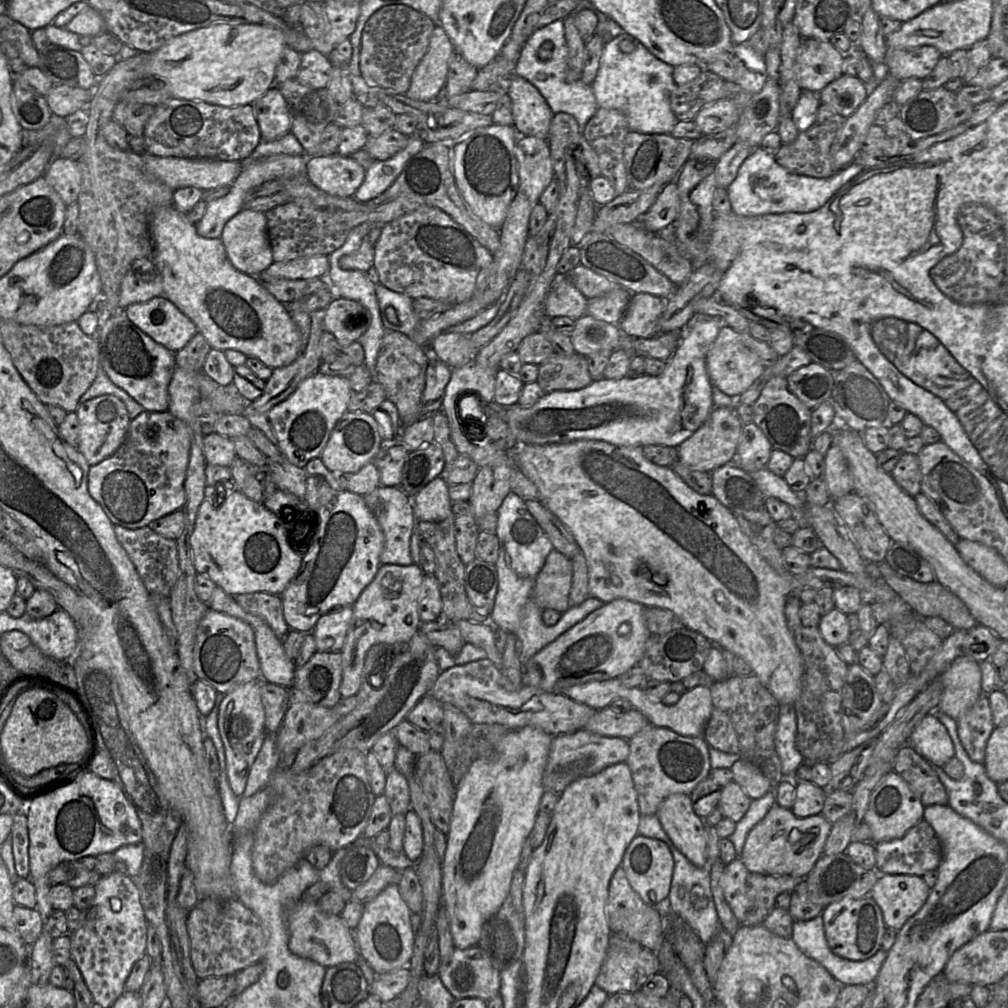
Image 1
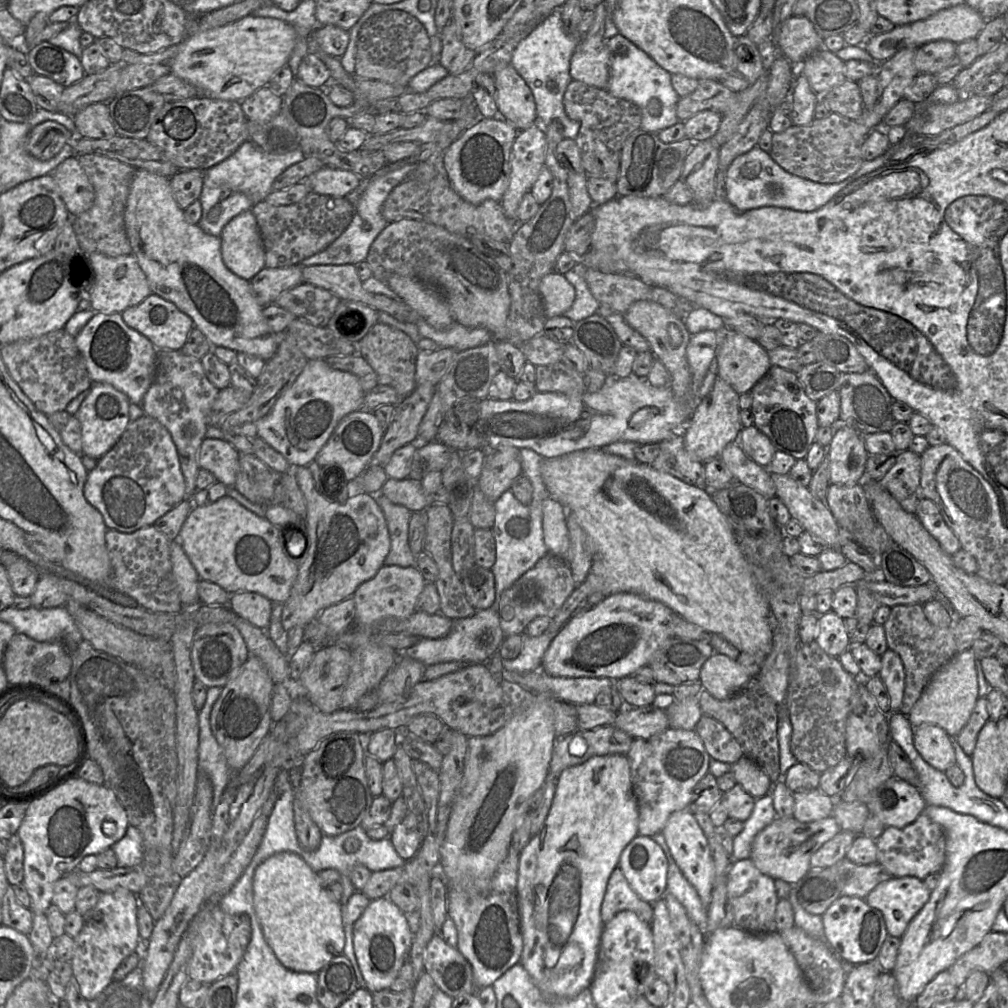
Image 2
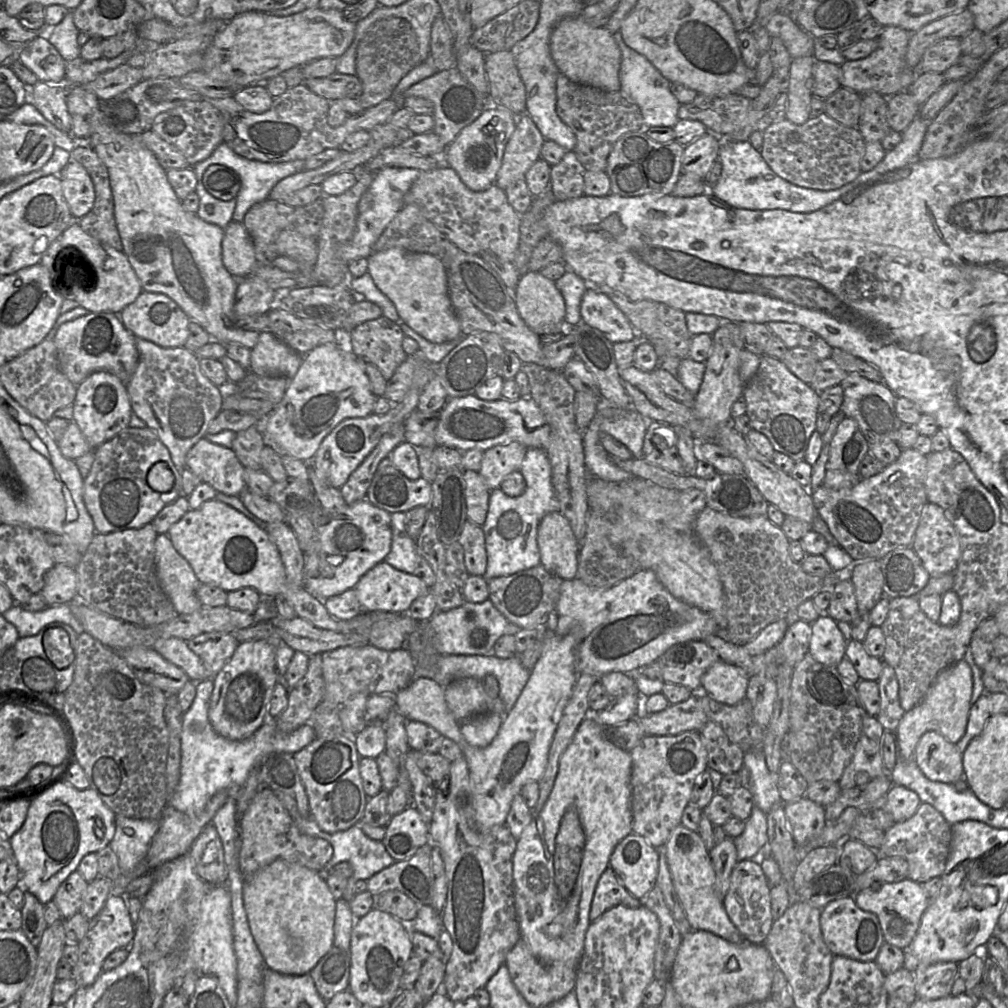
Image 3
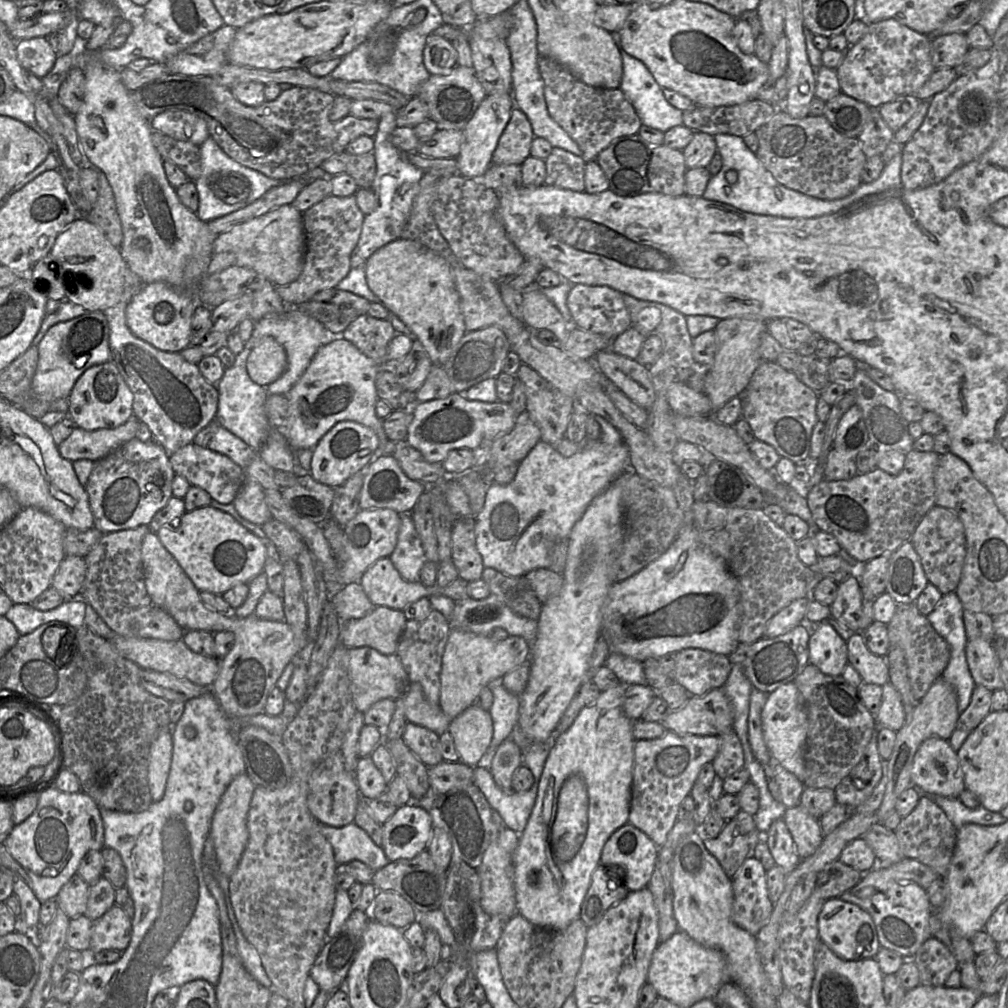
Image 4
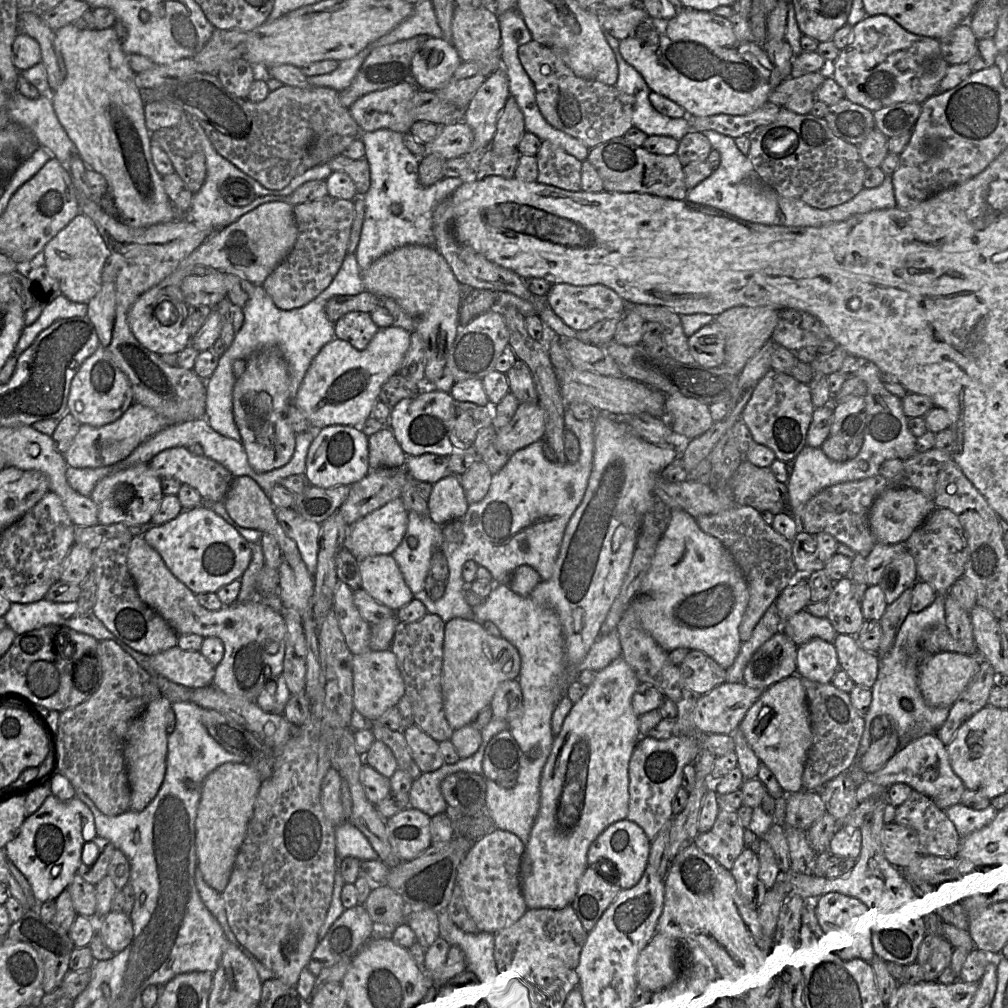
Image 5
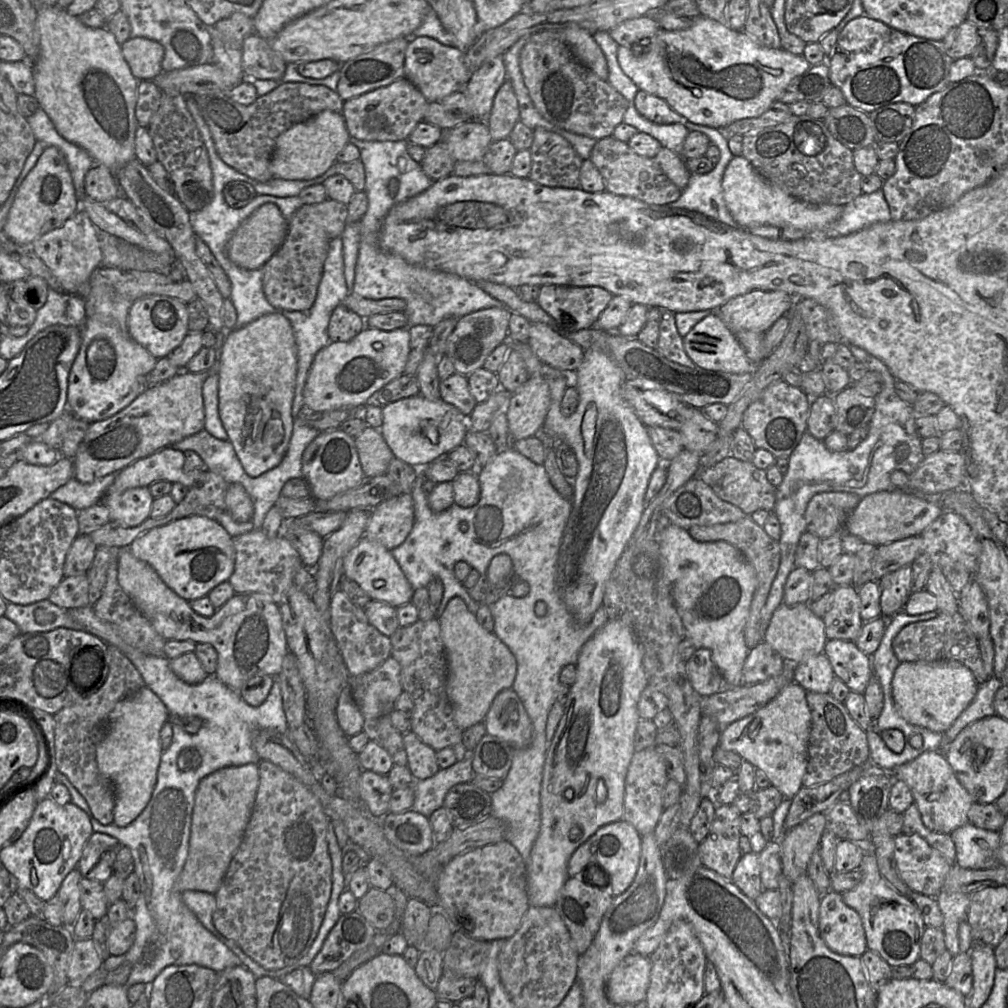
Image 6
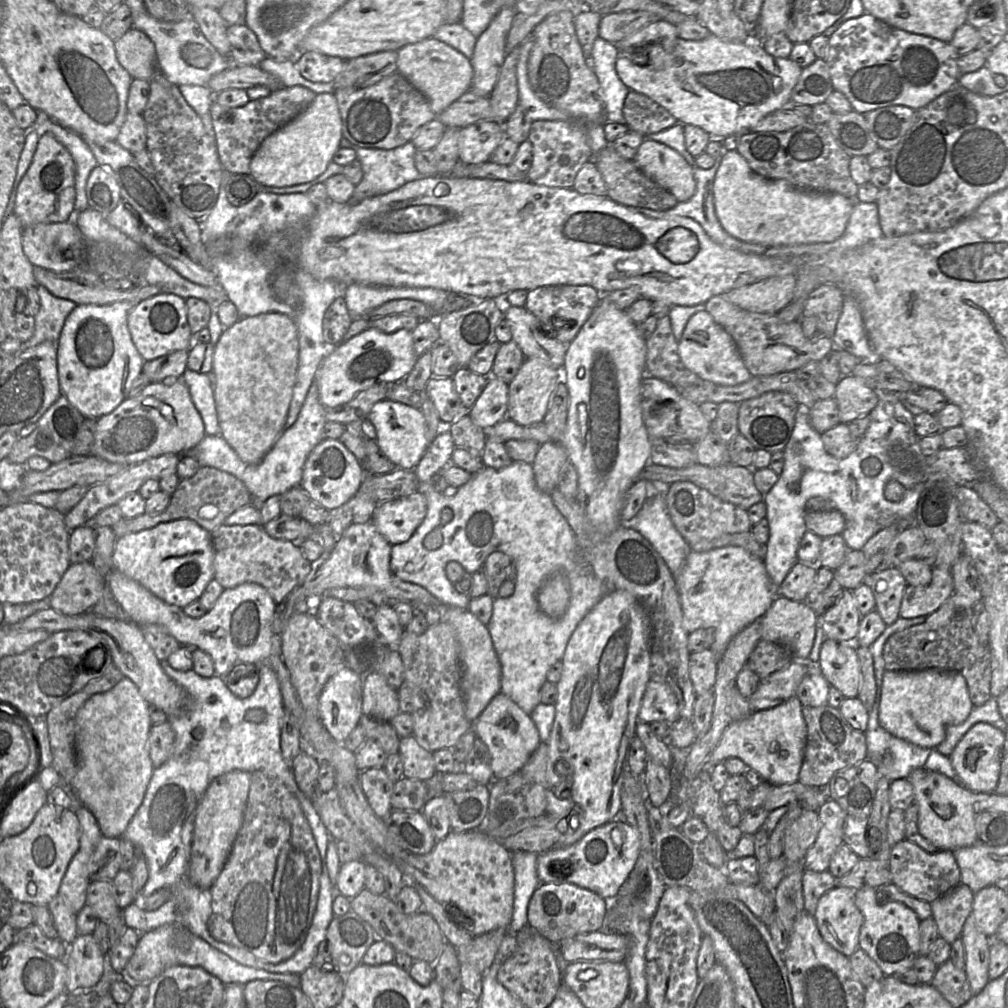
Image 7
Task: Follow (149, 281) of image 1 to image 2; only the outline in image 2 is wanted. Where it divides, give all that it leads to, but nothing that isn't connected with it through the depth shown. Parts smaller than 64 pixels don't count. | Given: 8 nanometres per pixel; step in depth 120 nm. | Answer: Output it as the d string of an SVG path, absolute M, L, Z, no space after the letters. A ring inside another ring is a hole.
M89 253L85 256L88 261L86 268L91 274L91 284L82 291L95 312L122 313L125 309L140 304L152 293L147 277L134 255L109 257L100 253Z

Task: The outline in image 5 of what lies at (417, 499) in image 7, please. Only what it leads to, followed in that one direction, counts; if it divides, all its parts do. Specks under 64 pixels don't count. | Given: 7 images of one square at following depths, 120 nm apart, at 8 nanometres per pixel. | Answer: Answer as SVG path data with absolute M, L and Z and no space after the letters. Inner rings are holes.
M396 498L350 526L344 542L355 558L361 560L379 554L391 555L401 543L408 526L409 511L402 498Z

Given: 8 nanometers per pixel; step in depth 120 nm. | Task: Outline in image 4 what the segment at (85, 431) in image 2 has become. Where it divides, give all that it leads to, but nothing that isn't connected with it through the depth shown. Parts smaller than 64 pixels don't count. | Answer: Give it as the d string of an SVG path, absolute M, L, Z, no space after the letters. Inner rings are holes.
M112 361L88 368L75 382L68 401L67 414L86 431L116 428L133 415L133 394Z

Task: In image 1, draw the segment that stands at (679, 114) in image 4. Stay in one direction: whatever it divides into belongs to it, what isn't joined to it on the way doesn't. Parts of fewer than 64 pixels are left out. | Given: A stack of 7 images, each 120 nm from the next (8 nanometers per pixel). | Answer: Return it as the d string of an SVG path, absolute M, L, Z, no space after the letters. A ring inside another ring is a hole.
M622 32L605 43L599 69L591 84L598 107L614 108L625 114L630 131L644 134L670 134L679 121L670 106L674 67L654 56L632 35ZM631 41L635 49L626 54L619 50L619 42Z

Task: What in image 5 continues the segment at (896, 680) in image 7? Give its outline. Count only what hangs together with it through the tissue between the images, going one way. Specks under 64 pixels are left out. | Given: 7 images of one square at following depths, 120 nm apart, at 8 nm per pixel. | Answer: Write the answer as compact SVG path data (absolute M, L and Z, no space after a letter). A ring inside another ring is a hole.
M940 652L926 656L918 666L918 684L927 704L936 708L951 707L978 673L980 663L980 655Z

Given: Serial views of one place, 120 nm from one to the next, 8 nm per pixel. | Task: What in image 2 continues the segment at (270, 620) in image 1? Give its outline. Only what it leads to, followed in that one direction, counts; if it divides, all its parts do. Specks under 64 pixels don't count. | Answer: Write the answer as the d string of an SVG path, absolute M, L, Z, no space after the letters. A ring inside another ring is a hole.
M240 591L230 594L228 605L234 613L251 624L267 629L270 623L272 601L260 593Z

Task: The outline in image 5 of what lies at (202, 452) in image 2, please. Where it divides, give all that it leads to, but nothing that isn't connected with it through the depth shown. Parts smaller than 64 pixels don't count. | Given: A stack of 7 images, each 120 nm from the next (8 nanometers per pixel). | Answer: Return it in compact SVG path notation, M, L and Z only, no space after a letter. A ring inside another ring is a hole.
M186 447L165 449L154 456L148 465L160 478L172 478L181 484L191 486L207 503L223 502L234 479L233 475L224 466L204 455L193 455Z

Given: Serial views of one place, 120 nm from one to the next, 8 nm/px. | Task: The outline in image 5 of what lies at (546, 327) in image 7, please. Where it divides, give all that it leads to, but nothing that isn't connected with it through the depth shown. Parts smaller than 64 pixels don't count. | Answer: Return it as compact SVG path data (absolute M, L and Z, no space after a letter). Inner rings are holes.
M553 284L545 297L547 306L570 328L584 331L607 319L621 319L628 310L626 302L611 288L601 285L575 286Z

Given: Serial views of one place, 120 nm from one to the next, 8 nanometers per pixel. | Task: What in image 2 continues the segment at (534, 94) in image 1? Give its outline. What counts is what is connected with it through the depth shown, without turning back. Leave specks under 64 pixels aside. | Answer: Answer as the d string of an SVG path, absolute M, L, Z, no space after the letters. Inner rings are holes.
M512 64L497 70L493 76L499 116L519 131L538 123L533 93Z

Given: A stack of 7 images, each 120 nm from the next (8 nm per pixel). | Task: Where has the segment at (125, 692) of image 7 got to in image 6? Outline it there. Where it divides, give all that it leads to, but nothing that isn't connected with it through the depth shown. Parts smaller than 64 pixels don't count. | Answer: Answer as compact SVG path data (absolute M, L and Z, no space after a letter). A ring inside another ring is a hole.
M144 686L120 700L110 712L107 733L96 749L99 771L113 784L115 805L113 822L125 827L133 822L148 805L157 782L163 753L160 729L168 721L169 712L157 695Z

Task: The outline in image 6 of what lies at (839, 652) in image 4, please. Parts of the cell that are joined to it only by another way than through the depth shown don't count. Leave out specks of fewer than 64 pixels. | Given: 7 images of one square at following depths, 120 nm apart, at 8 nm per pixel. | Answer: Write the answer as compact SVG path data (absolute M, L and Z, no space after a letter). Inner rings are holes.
M823 652L794 665L794 681L806 691L830 693L834 679L832 665Z

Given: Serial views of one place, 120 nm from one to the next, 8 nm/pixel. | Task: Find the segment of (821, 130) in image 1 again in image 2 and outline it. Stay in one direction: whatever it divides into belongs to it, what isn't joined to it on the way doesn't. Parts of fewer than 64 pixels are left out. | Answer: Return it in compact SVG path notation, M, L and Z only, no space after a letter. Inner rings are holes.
M830 113L823 119L814 119L804 126L790 126L781 133L774 133L770 157L787 172L822 184L839 183L859 170L863 164L862 146L865 140L856 140L852 134L852 120Z

